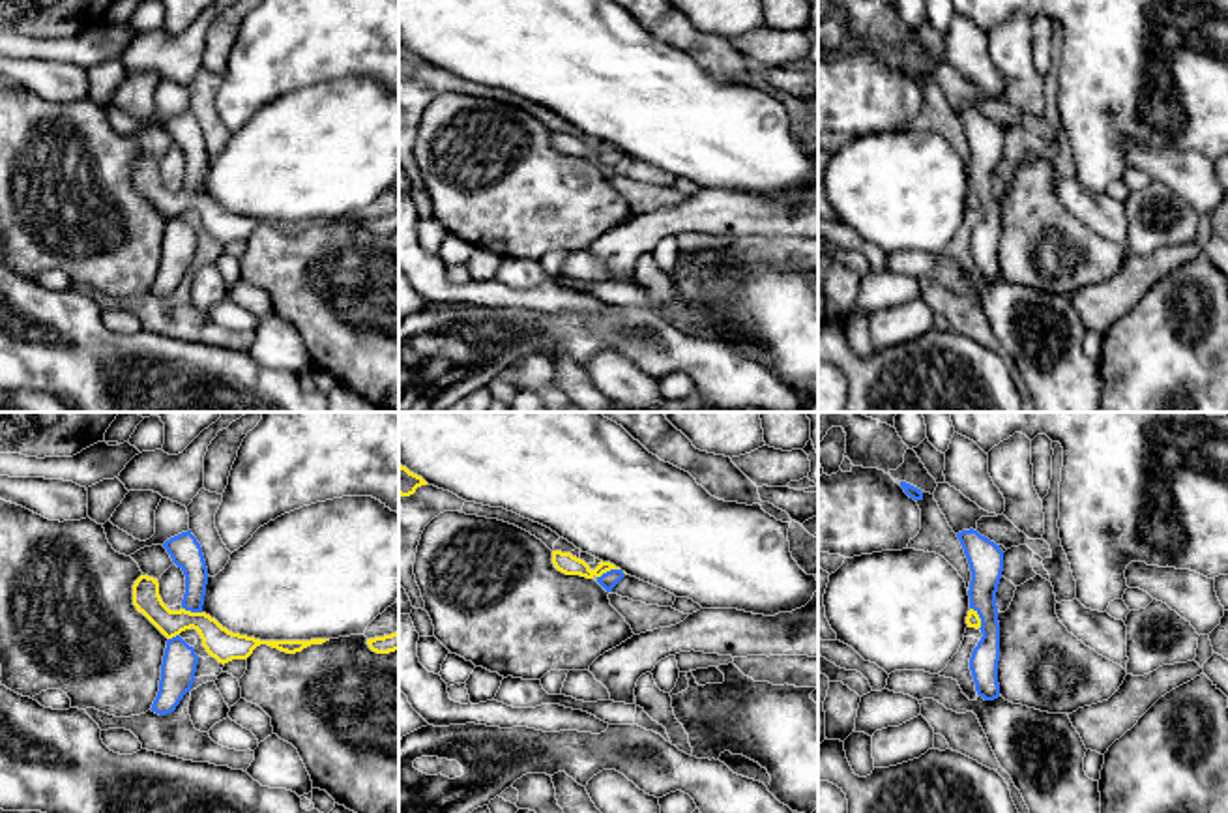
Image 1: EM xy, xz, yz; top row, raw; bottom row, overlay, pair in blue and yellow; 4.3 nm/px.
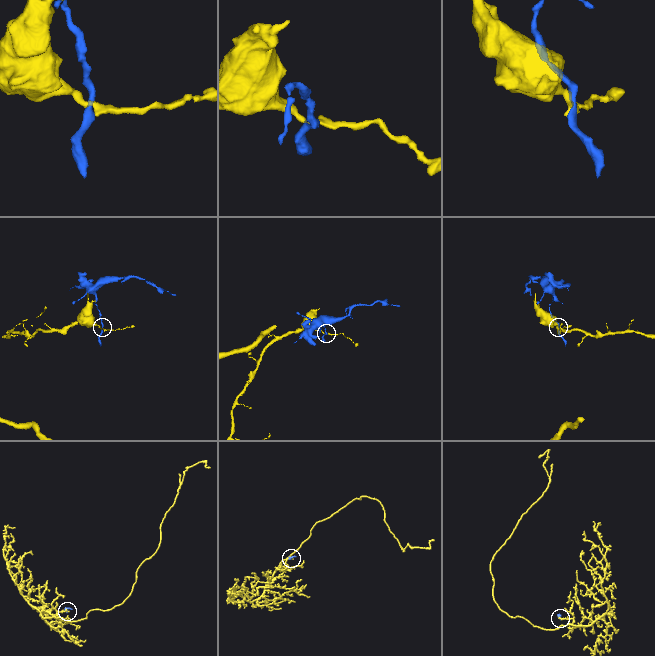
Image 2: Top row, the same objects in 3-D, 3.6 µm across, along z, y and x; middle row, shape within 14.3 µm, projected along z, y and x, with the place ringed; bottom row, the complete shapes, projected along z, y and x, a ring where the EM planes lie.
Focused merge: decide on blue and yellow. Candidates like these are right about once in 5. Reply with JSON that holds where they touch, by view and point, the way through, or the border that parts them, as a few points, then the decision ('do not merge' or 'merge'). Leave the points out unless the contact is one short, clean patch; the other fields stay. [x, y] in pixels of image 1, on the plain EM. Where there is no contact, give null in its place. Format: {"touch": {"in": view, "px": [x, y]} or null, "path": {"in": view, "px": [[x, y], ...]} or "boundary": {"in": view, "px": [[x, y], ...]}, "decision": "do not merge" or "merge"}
{"touch": {"in": "yz", "px": [979, 197]}, "boundary": {"in": "yz", "px": [[970, 188], [979, 199], [979, 208]]}, "decision": "do not merge"}

